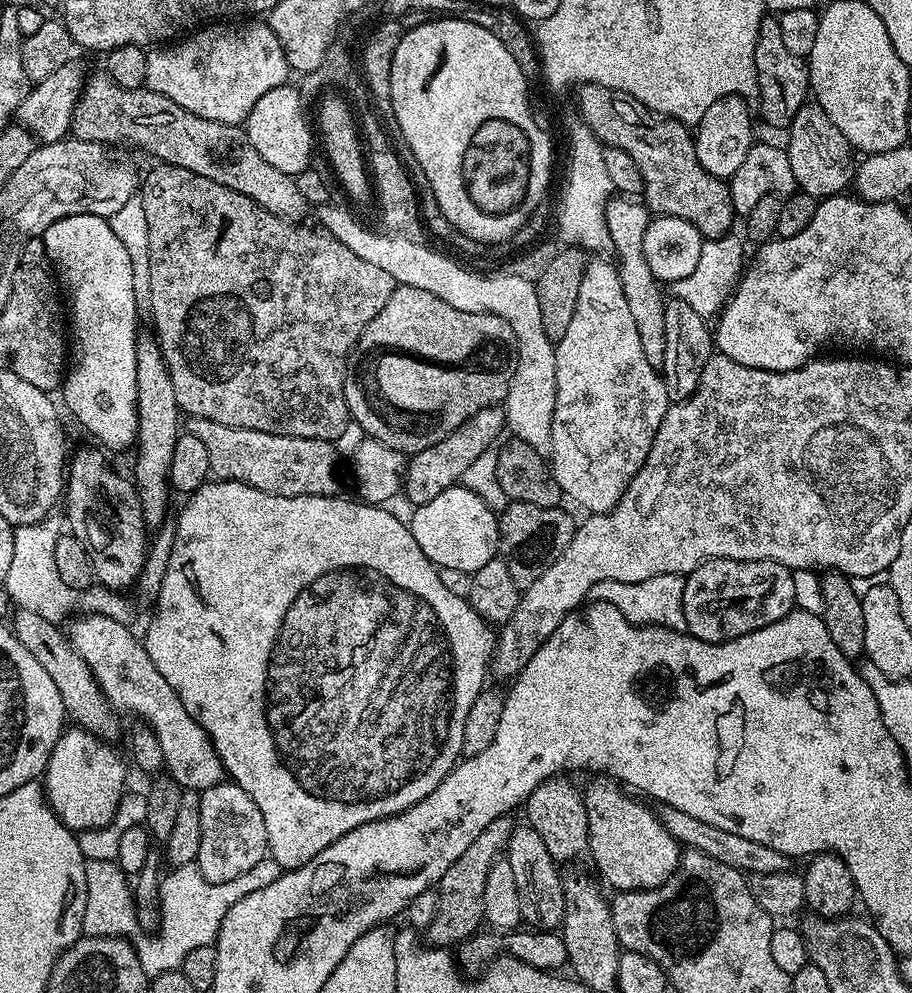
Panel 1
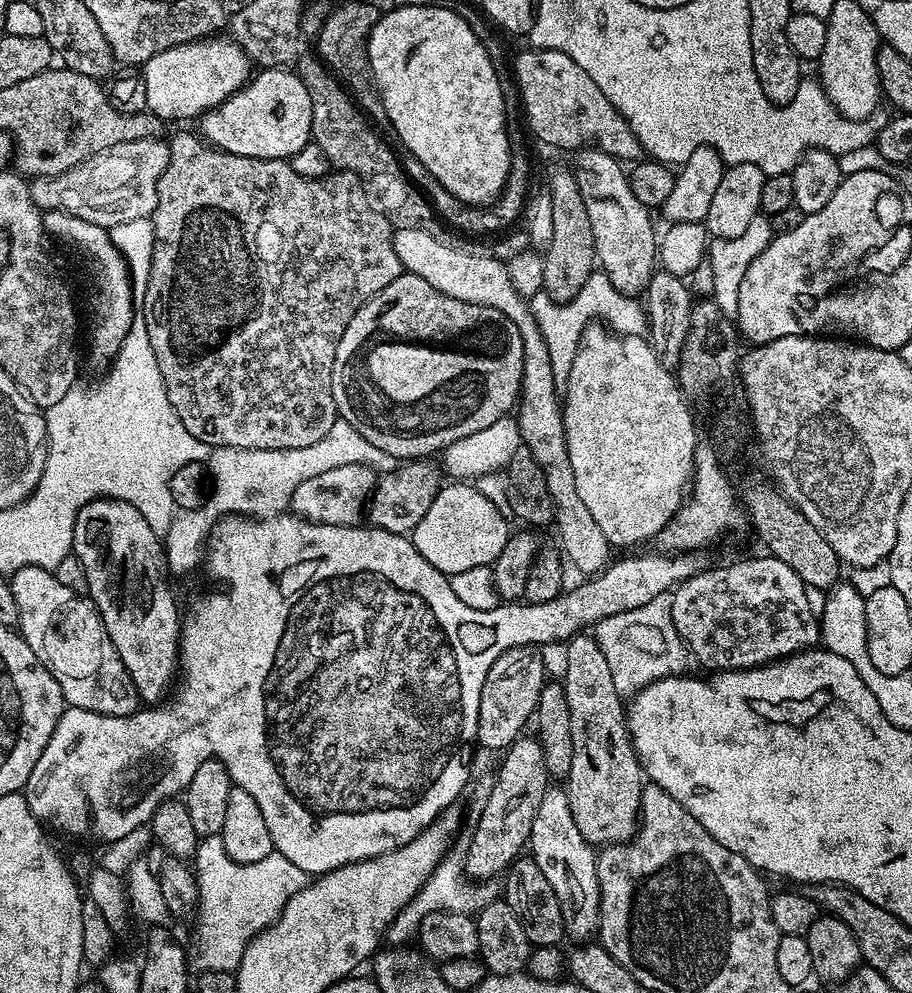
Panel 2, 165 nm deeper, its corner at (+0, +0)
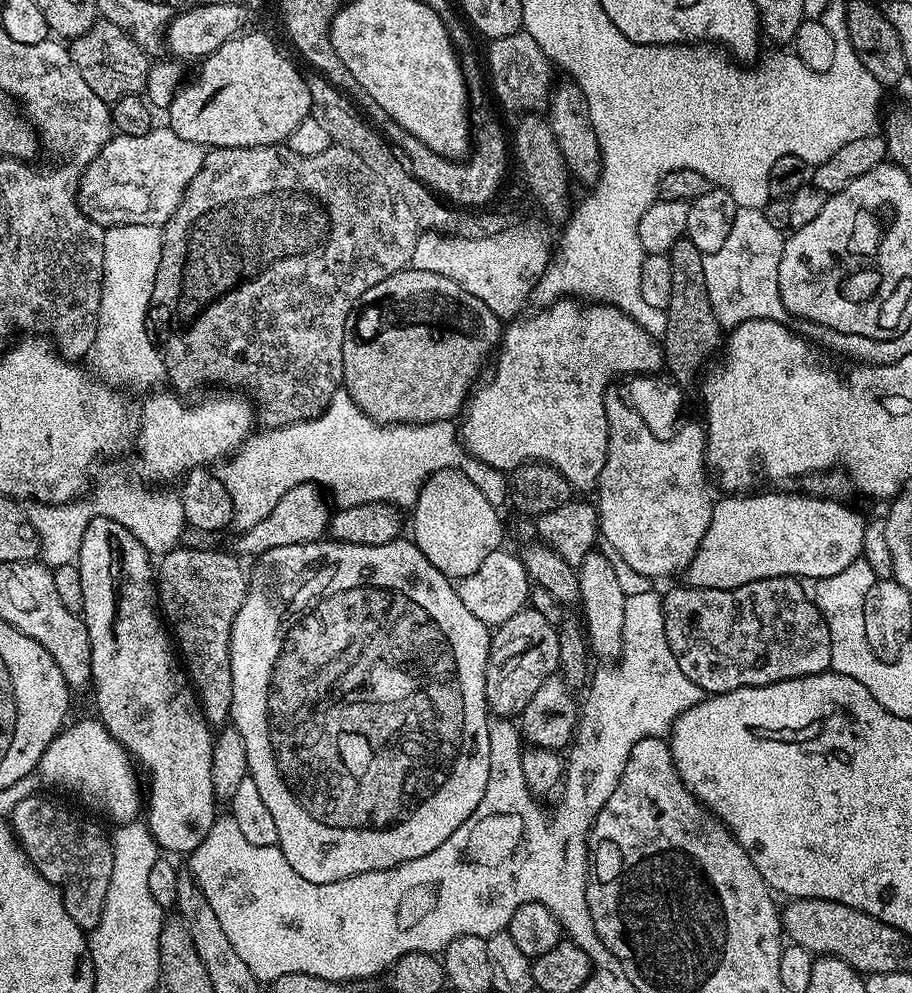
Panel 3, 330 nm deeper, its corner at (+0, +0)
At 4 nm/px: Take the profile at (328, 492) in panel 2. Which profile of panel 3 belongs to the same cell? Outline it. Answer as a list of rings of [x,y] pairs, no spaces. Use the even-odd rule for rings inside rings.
[[[299,484],[294,486],[294,490],[286,490],[286,494],[278,498],[274,510],[270,510],[270,514],[266,514],[262,522],[237,535],[235,551],[241,557],[255,558],[266,554],[266,550],[274,550],[276,546],[298,546],[321,539],[327,533],[330,519],[330,504],[326,496],[324,501],[323,495],[325,493],[314,484]]]

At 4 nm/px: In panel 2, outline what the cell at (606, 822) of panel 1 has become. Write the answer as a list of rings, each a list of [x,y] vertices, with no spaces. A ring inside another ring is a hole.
[[[577,634],[567,641],[568,661],[564,664],[562,683],[566,694],[566,706],[570,706],[570,738],[574,738],[574,758],[570,758],[570,774],[566,778],[566,791],[570,802],[570,814],[582,830],[582,838],[593,846],[627,844],[636,835],[640,818],[640,795],[646,777],[632,745],[626,723],[626,704],[622,694],[614,686],[614,674],[606,654],[598,646],[595,635]]]

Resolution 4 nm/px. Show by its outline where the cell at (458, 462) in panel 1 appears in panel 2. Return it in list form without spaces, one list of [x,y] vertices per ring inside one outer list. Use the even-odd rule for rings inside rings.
[[[417,458],[407,462],[397,463],[395,468],[389,468],[377,479],[376,489],[366,509],[366,520],[373,528],[390,530],[390,534],[408,536],[422,522],[426,510],[430,510],[430,502],[440,493],[442,487],[442,472],[432,465],[428,458]]]

